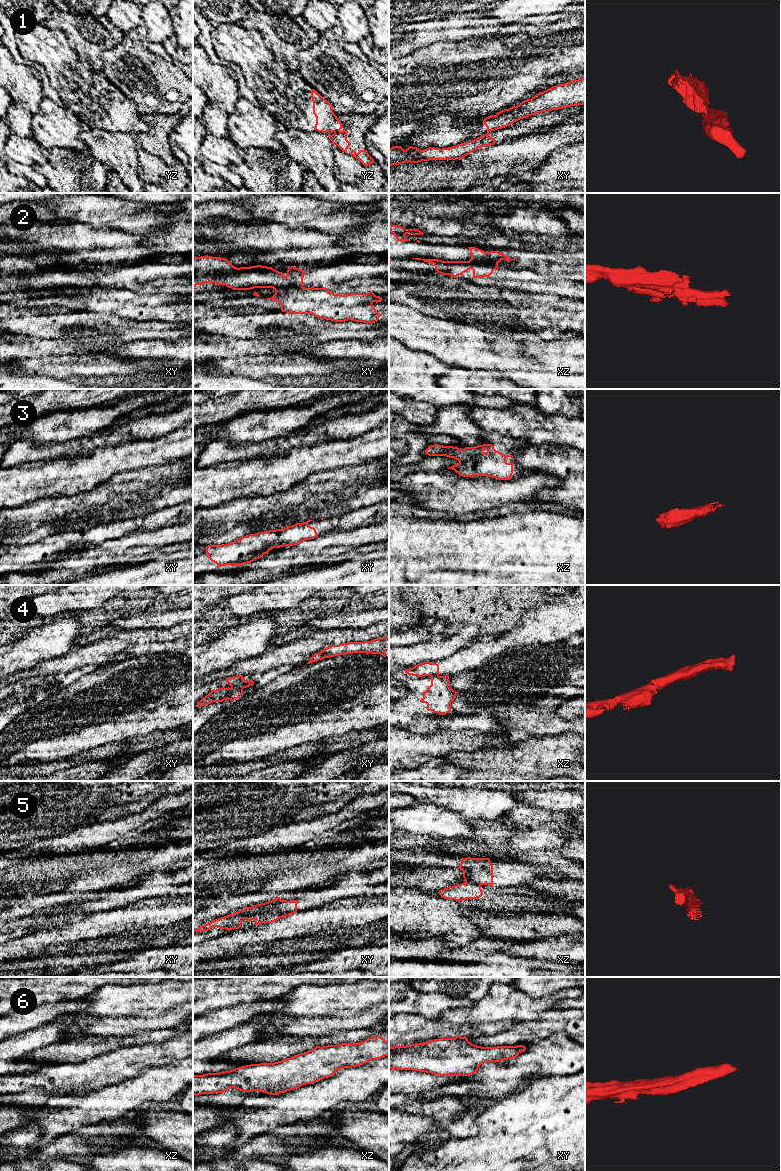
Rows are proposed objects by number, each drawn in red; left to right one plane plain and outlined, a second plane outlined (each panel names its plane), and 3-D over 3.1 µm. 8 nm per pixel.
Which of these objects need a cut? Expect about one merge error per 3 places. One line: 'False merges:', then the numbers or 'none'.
False merges: 1, 2, 4, 5

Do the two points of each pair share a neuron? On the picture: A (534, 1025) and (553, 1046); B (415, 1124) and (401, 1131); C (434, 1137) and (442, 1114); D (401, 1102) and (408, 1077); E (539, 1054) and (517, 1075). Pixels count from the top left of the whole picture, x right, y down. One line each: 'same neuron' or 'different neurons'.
A: different neurons
B: same neuron
C: different neurons
D: different neurons
E: different neurons

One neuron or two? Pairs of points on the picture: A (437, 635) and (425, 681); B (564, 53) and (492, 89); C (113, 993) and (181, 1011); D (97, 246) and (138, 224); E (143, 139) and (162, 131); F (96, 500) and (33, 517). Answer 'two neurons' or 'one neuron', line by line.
A: two neurons
B: one neuron
C: one neuron
D: two neurons
E: one neuron
F: one neuron

